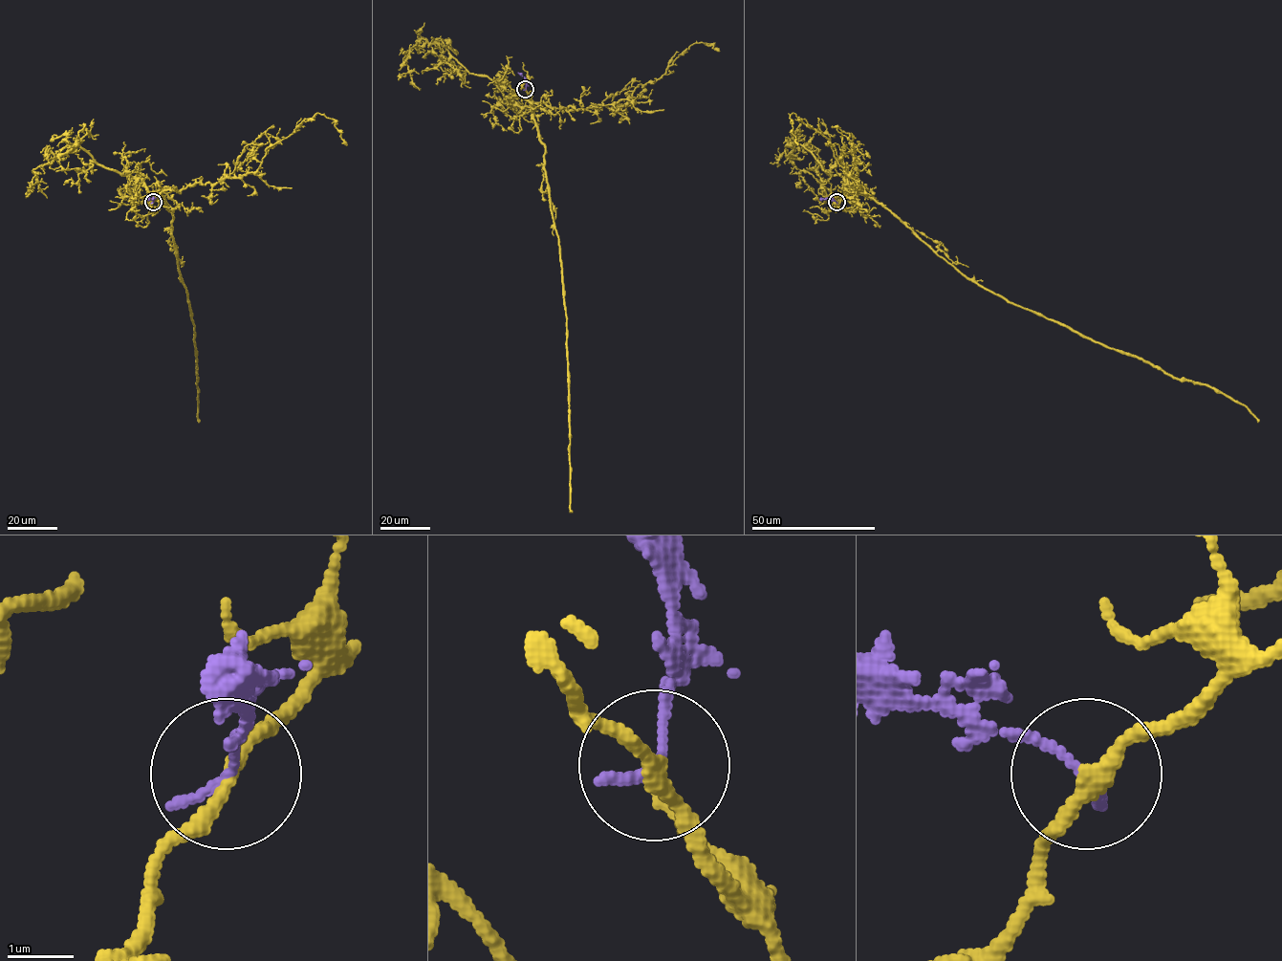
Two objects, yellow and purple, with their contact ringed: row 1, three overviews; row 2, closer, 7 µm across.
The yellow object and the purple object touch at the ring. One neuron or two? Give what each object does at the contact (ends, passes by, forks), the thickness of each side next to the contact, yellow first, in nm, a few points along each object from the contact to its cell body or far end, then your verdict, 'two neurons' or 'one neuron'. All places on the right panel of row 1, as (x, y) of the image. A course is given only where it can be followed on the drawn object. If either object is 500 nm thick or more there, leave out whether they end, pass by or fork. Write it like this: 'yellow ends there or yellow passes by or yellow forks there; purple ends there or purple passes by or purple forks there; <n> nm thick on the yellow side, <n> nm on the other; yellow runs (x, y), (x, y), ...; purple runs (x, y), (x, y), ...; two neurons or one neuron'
yellow passes by; purple ends there; 220 nm thick on the yellow side, 160 nm on the other; yellow runs (836, 202), (849, 193), (872, 196), (970, 279), (1176, 378), (1214, 387), (1242, 404), (1259, 421); purple runs (836, 202), (820, 199); two neurons

